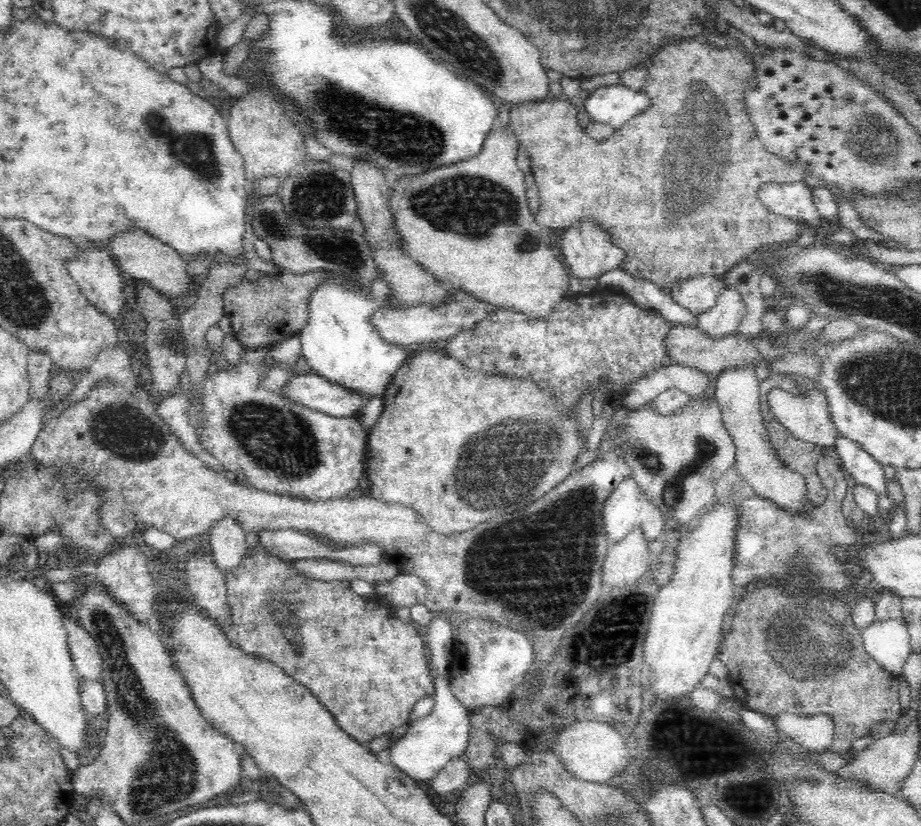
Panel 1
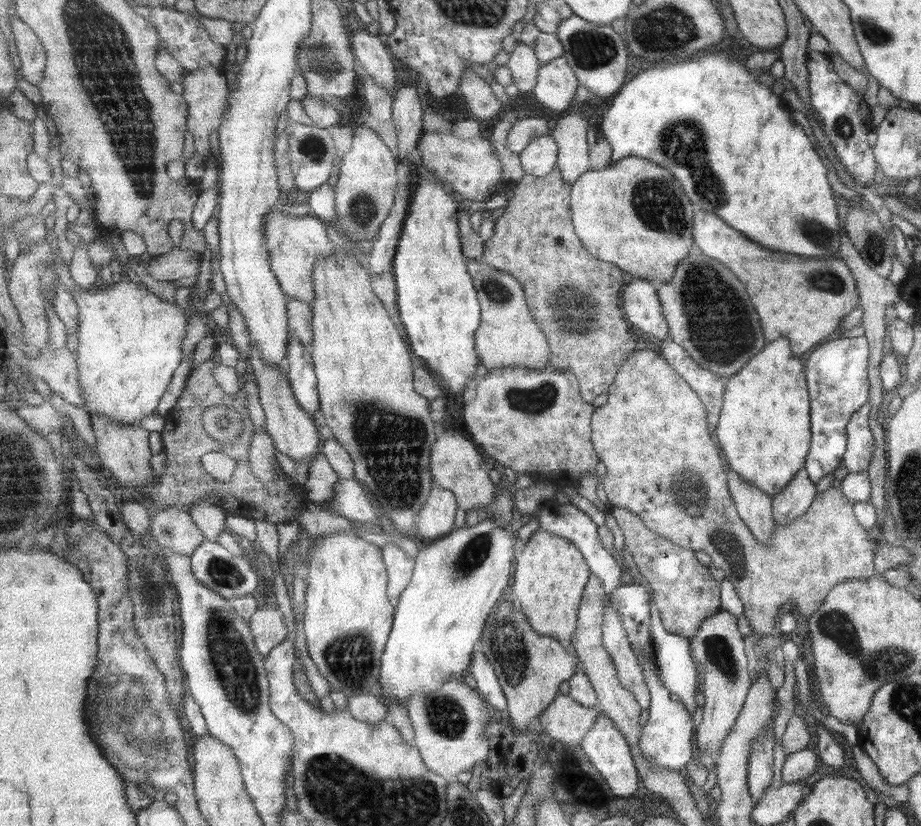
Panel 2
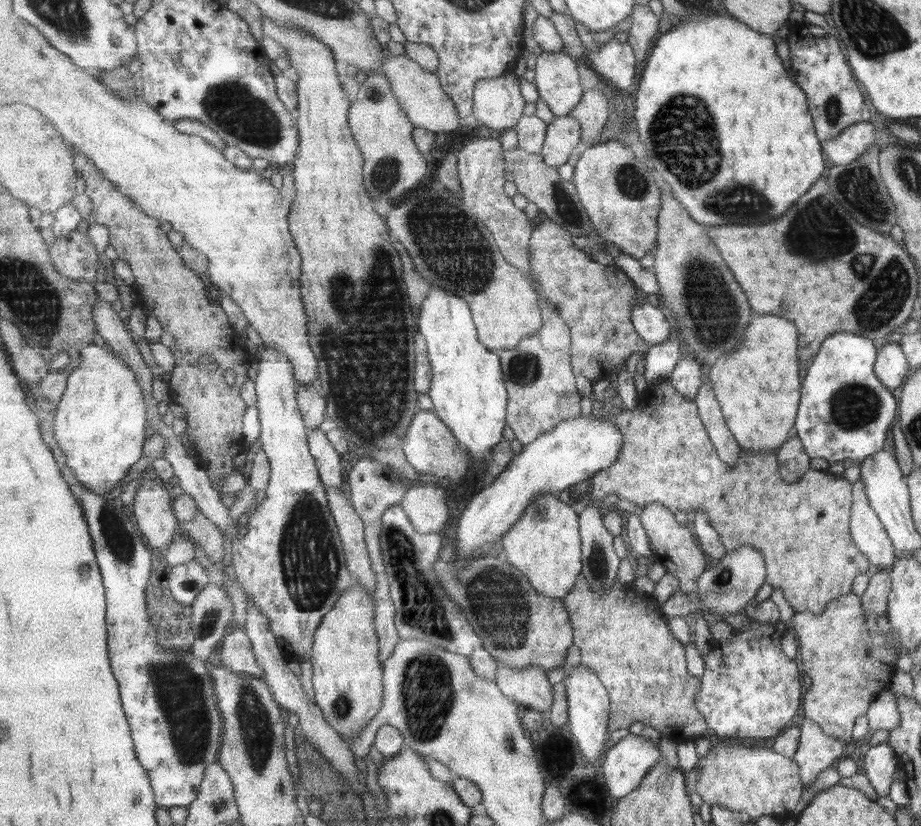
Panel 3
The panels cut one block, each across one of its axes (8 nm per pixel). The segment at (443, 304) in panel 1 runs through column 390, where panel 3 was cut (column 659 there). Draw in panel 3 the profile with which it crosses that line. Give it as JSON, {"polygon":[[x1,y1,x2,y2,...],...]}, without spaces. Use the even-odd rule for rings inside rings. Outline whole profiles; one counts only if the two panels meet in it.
{"polygon":[[653,303,635,306,633,322,636,331,649,346,665,342,675,329,668,313,660,305]]}

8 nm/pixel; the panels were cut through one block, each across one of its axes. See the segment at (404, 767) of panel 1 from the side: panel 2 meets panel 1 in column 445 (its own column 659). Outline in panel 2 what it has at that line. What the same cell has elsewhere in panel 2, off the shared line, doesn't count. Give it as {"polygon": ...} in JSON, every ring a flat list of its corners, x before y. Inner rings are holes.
{"polygon":[[645,653,642,670,644,671,645,682,652,695,652,703,649,708,648,721,643,726,639,750,643,752,643,756,649,764,659,764,659,766,665,766,665,768,671,768,671,770,684,770,689,761,693,759,693,747,697,744,693,717,689,714,683,702,671,700,671,692,667,690,661,680,654,655]]}

